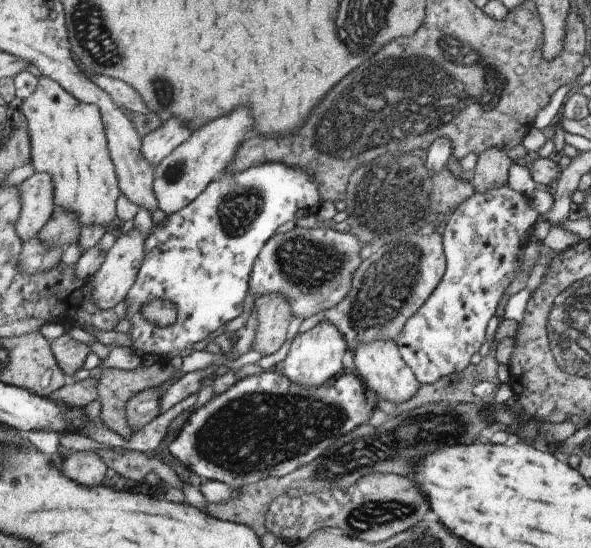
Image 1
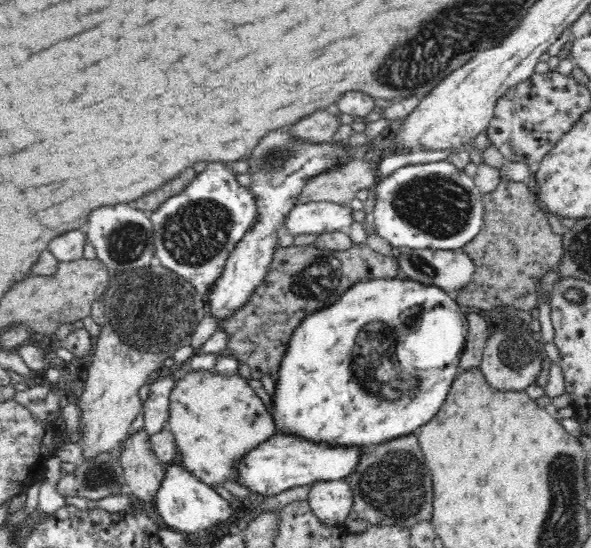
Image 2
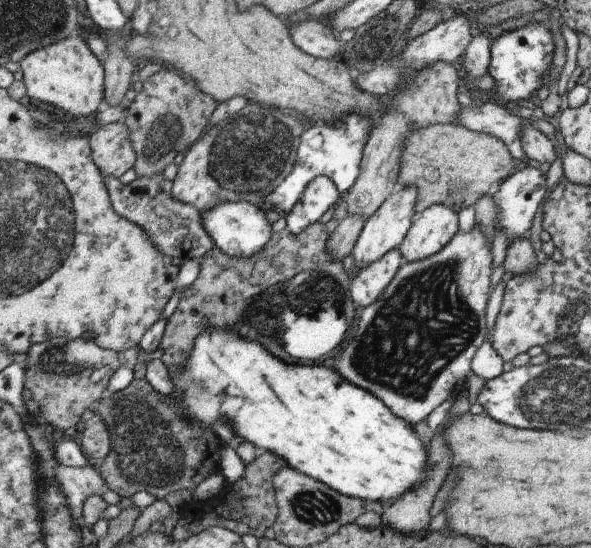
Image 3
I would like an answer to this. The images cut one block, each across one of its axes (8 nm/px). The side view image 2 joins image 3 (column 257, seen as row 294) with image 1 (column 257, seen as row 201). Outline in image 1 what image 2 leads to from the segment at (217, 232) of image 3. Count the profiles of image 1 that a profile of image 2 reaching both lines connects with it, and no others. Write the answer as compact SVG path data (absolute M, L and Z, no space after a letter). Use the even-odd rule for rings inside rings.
M293 228L291 232L285 234L275 234L259 254L259 260L255 262L255 270L251 276L251 296L253 298L263 298L263 296L285 296L291 306L293 306L293 316L295 318L311 318L313 314L319 312L329 312L343 304L349 294L351 294L351 278L353 274L359 272L363 266L361 250L363 250L363 240L353 234L353 232L337 232L331 228Z

